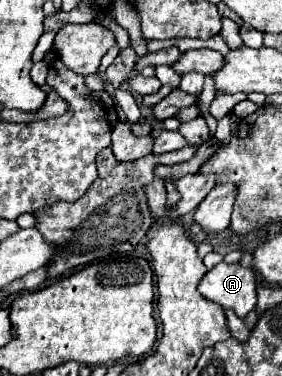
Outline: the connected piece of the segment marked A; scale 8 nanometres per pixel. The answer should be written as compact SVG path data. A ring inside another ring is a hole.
M219 262L199 282L199 294L223 308L235 310L239 318L245 318L257 304L255 274L249 266L235 262Z

